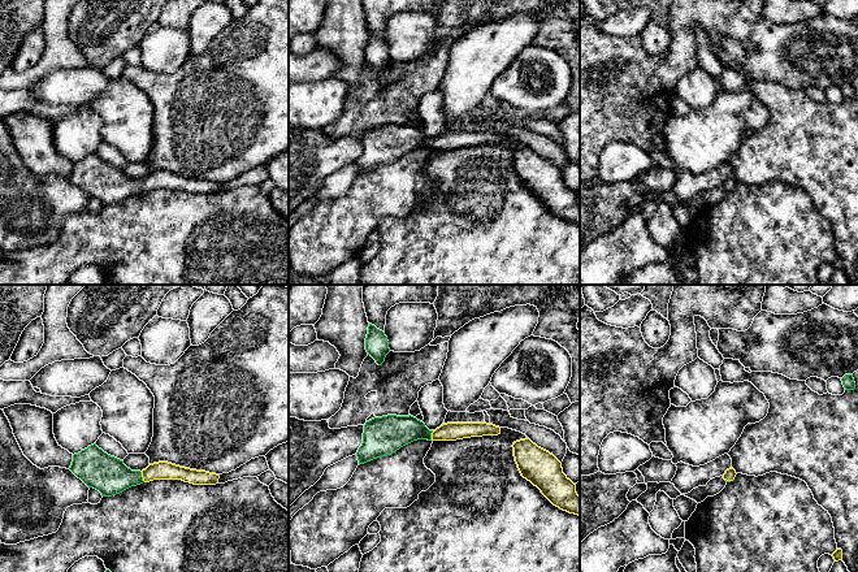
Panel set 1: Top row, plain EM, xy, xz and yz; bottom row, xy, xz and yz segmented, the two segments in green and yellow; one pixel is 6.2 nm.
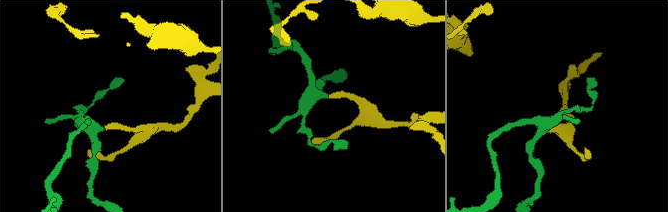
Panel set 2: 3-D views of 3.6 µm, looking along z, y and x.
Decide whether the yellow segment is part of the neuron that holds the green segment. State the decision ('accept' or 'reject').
accept

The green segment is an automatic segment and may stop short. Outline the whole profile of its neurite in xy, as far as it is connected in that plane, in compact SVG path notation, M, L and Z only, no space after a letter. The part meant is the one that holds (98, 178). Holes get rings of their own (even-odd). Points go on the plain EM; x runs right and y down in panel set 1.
M96 152L74 162L69 178L88 196L99 199L103 205L112 205L153 188L182 188L194 194L216 194L220 187L216 182L190 178L168 170L150 173L142 181L131 179L122 169L108 164Z

